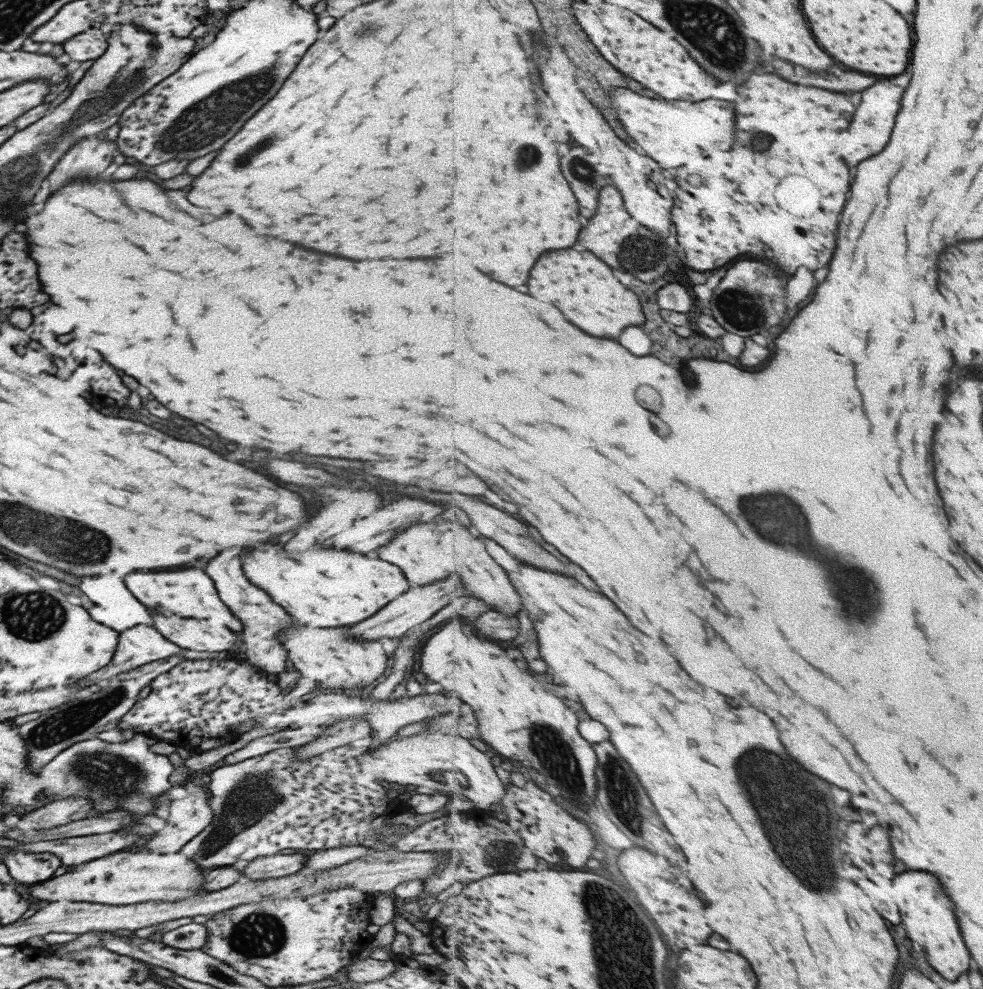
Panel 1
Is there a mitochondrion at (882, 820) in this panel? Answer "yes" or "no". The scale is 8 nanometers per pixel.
no

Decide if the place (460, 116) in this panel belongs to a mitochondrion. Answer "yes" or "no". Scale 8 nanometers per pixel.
no

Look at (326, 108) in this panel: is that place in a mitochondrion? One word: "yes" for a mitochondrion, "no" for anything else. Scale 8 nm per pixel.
no

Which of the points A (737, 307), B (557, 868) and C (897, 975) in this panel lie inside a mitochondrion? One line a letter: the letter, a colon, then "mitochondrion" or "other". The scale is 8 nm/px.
A: mitochondrion
B: other
C: other

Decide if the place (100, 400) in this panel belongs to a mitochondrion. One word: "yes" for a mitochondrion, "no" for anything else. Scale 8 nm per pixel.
no

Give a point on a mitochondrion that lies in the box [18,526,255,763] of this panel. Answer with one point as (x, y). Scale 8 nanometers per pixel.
(74, 719)

